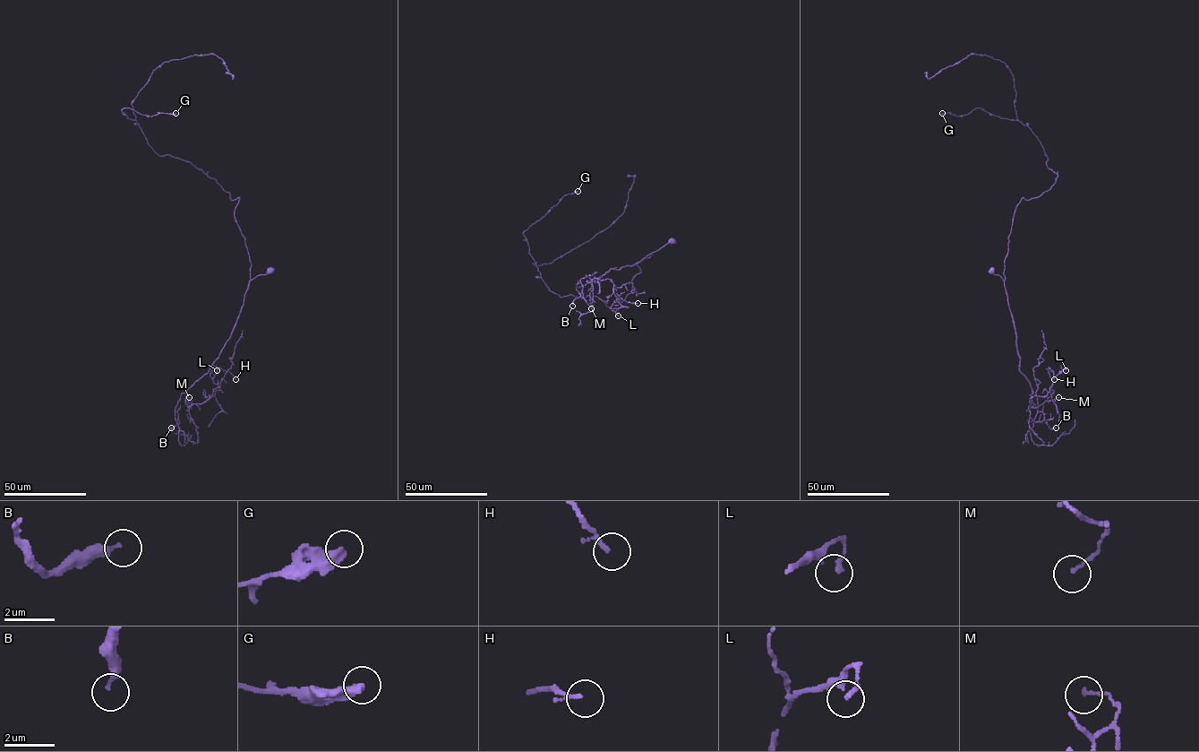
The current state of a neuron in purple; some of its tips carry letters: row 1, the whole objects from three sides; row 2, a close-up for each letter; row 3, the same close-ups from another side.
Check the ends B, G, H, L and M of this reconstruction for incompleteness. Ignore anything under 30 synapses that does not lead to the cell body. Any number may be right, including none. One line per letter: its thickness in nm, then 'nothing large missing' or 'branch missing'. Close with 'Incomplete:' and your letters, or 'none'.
B: 280 nm thick; nothing large missing
G: 440 nm thick; nothing large missing
H: 110 nm thick; nothing large missing
L: 170 nm thick; nothing large missing
M: 130 nm thick; nothing large missing
Incomplete: none

